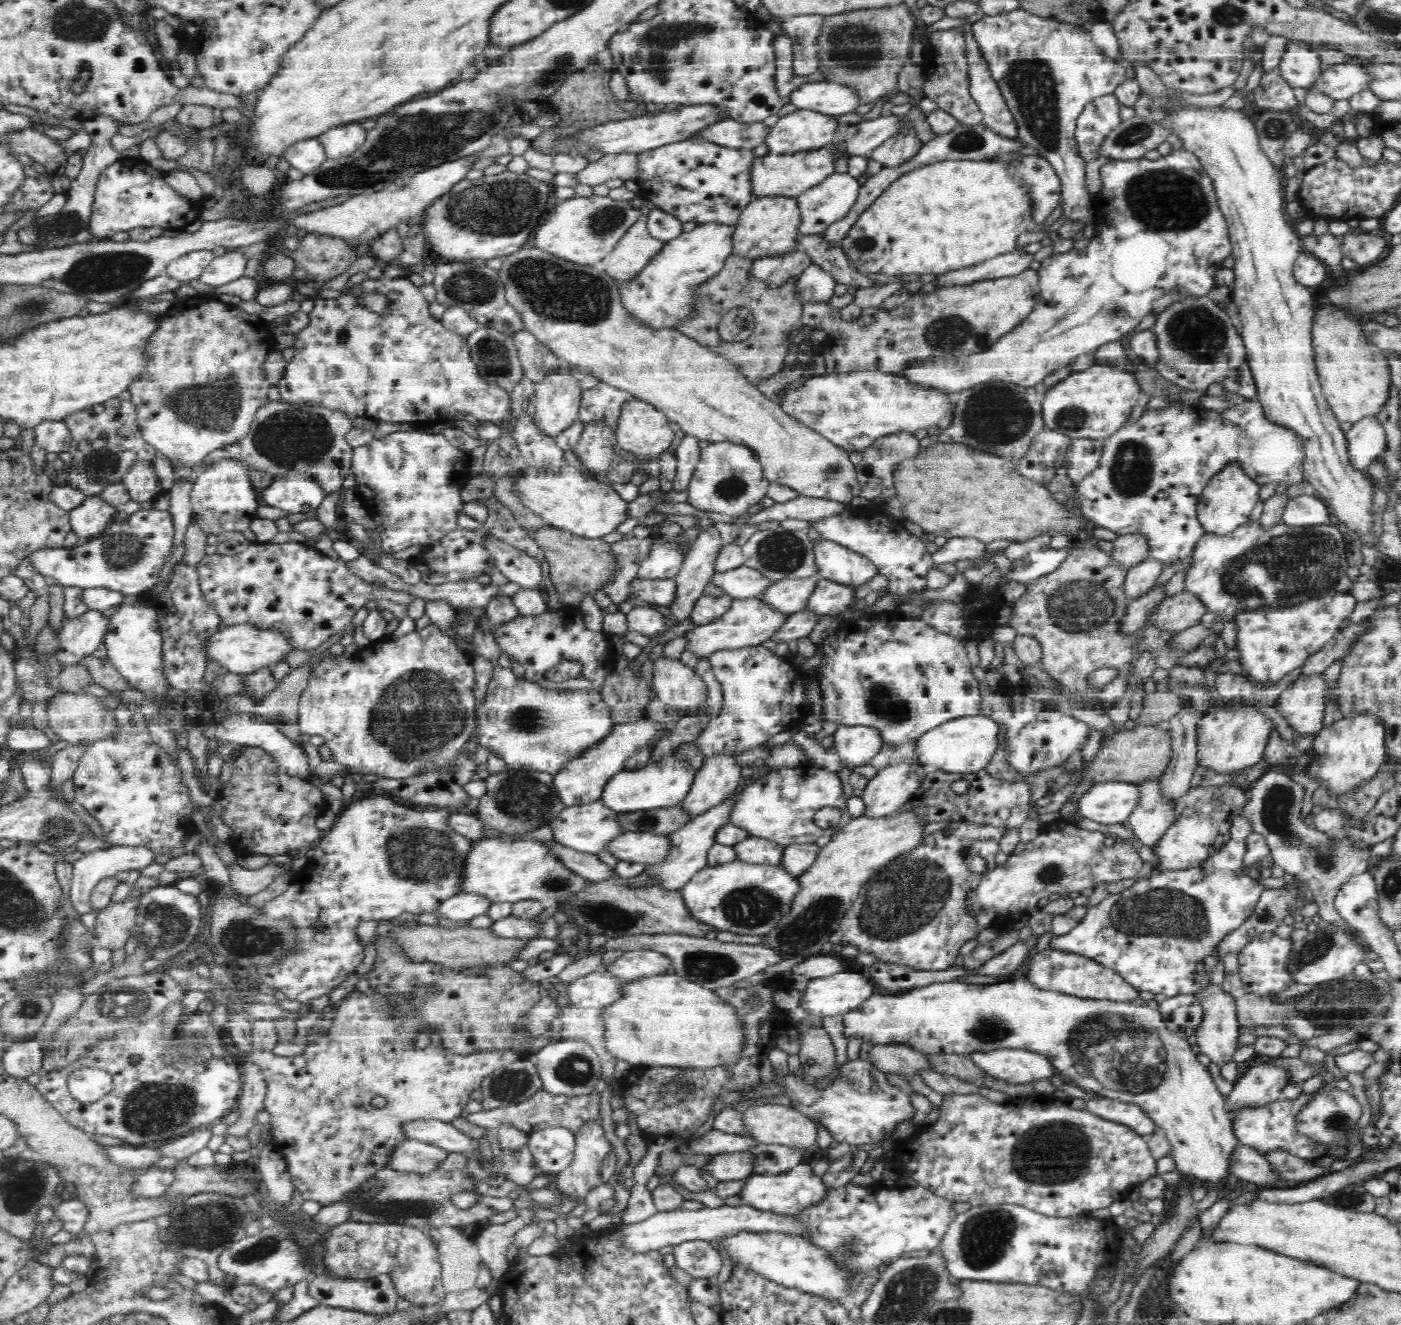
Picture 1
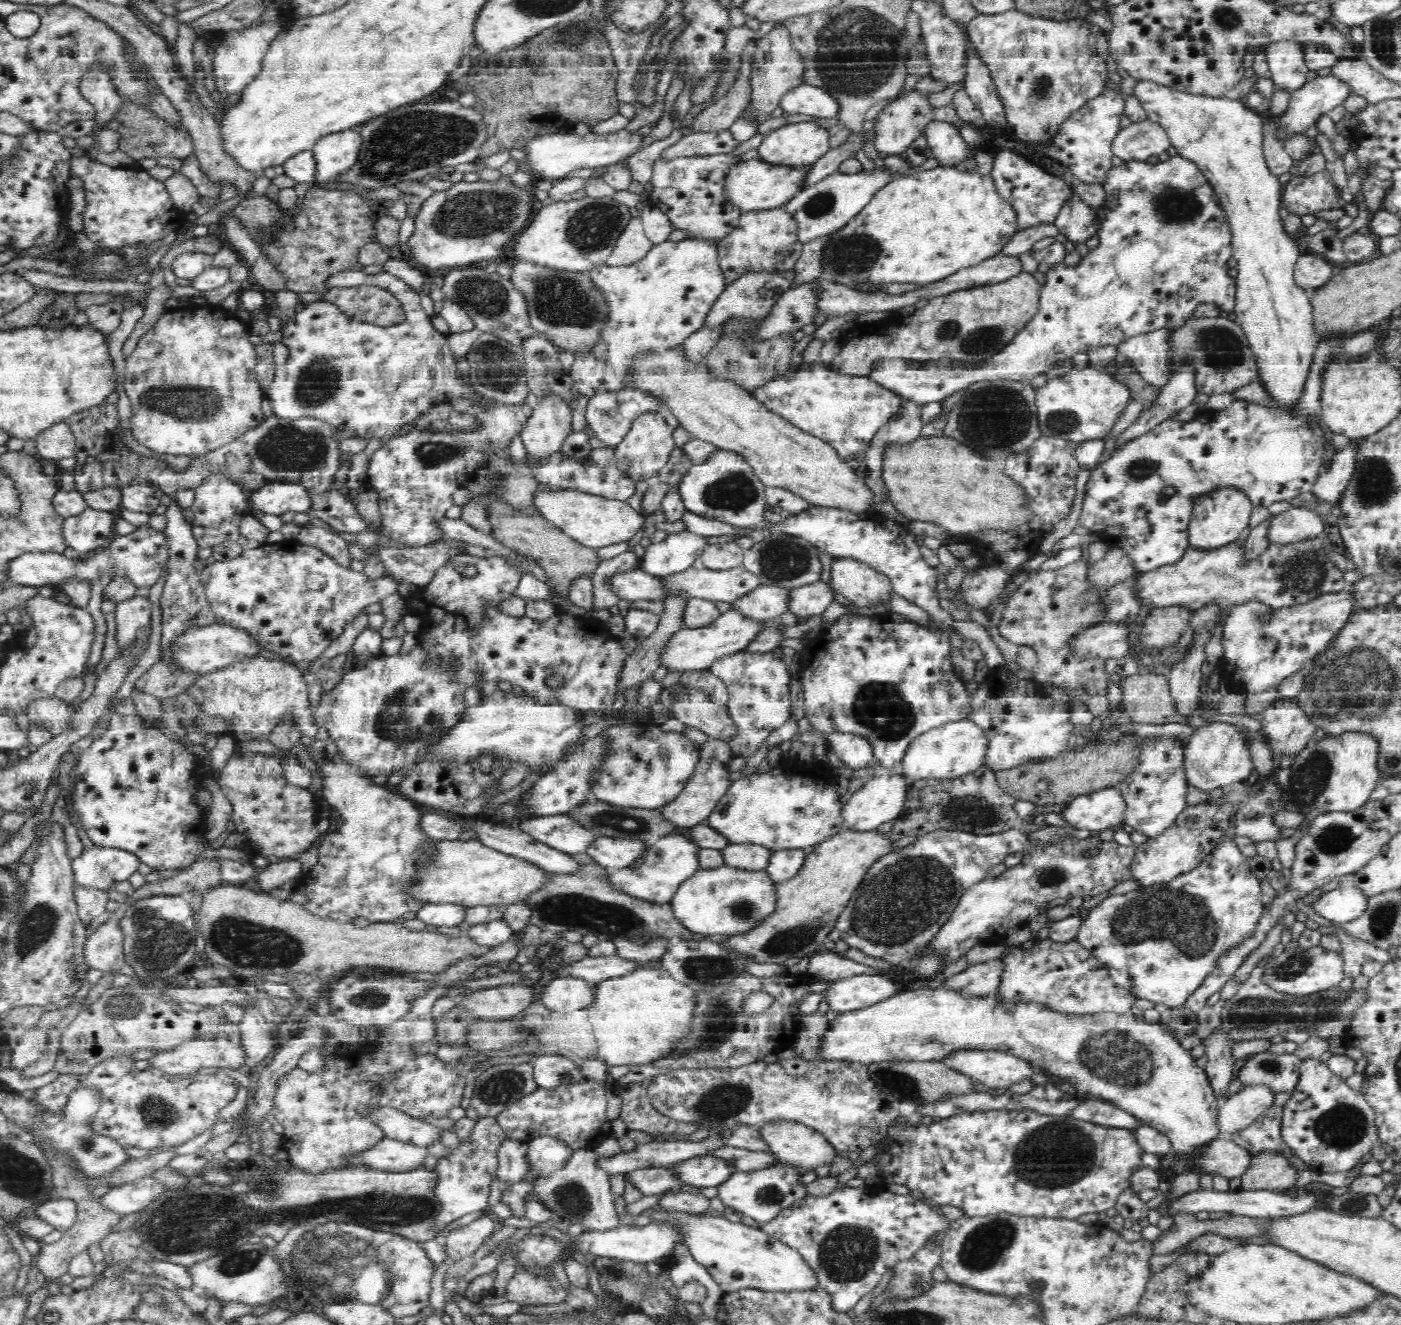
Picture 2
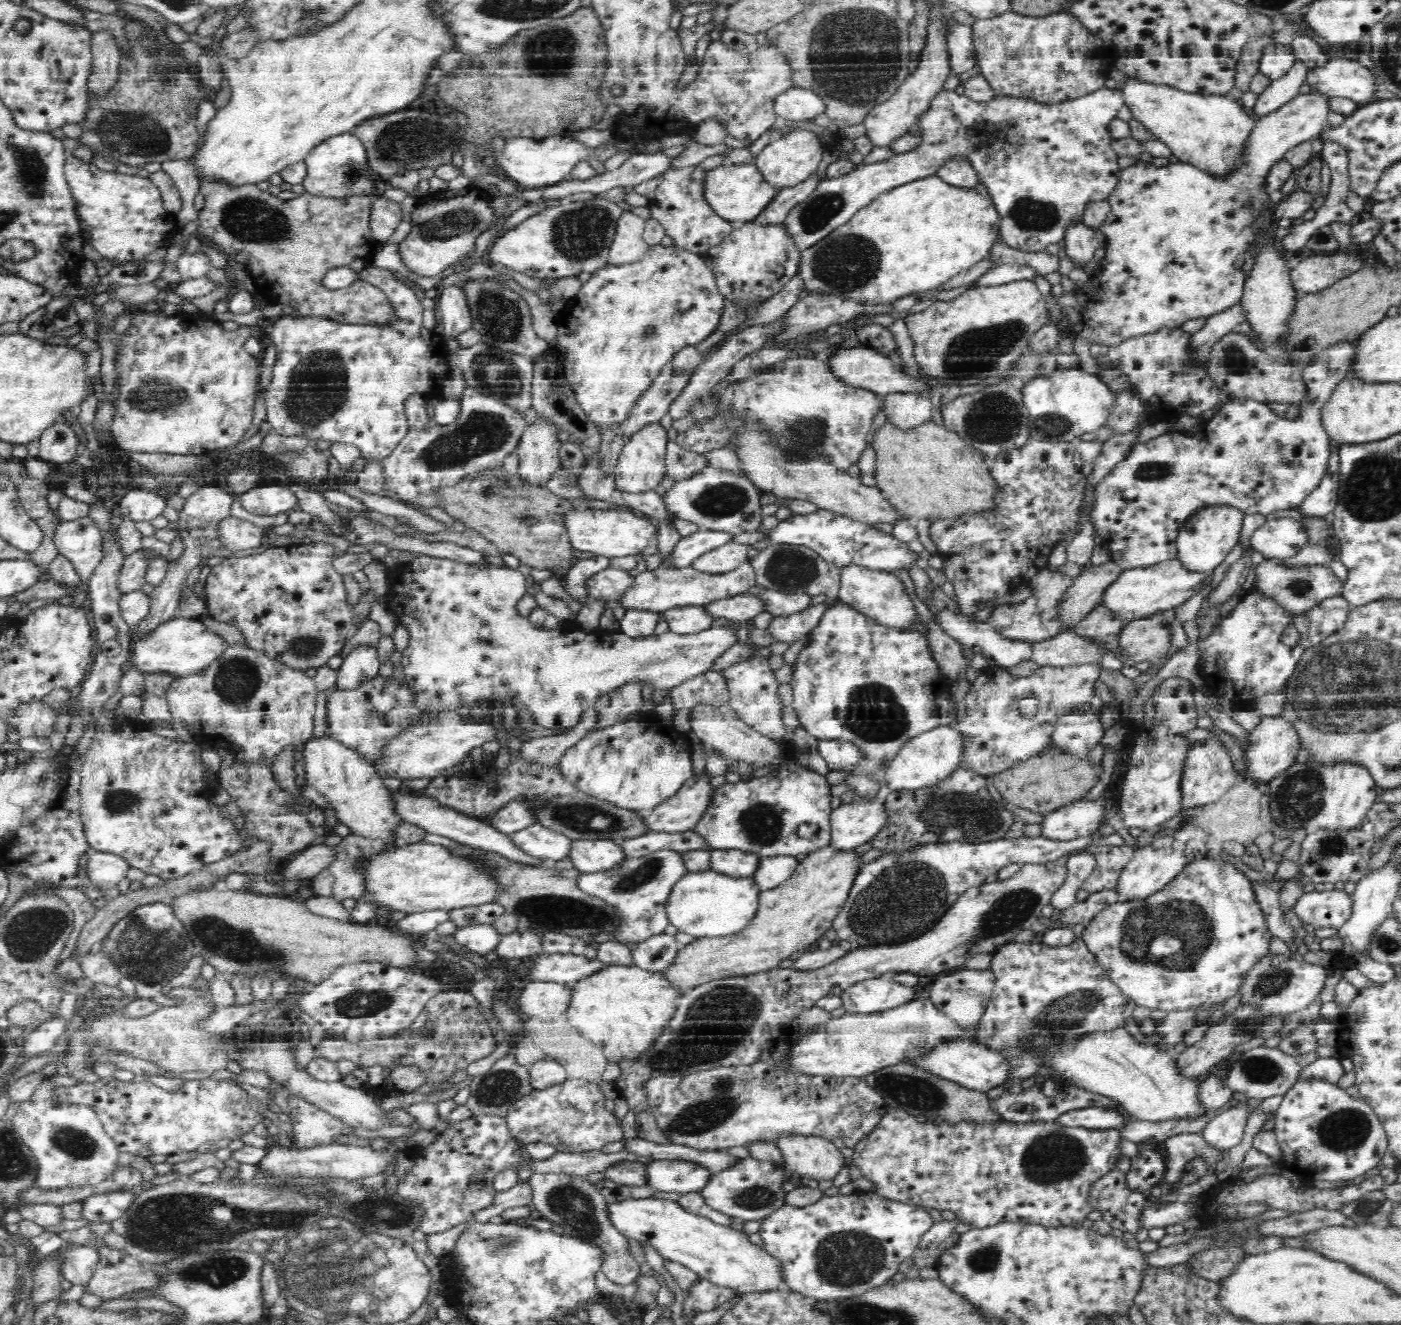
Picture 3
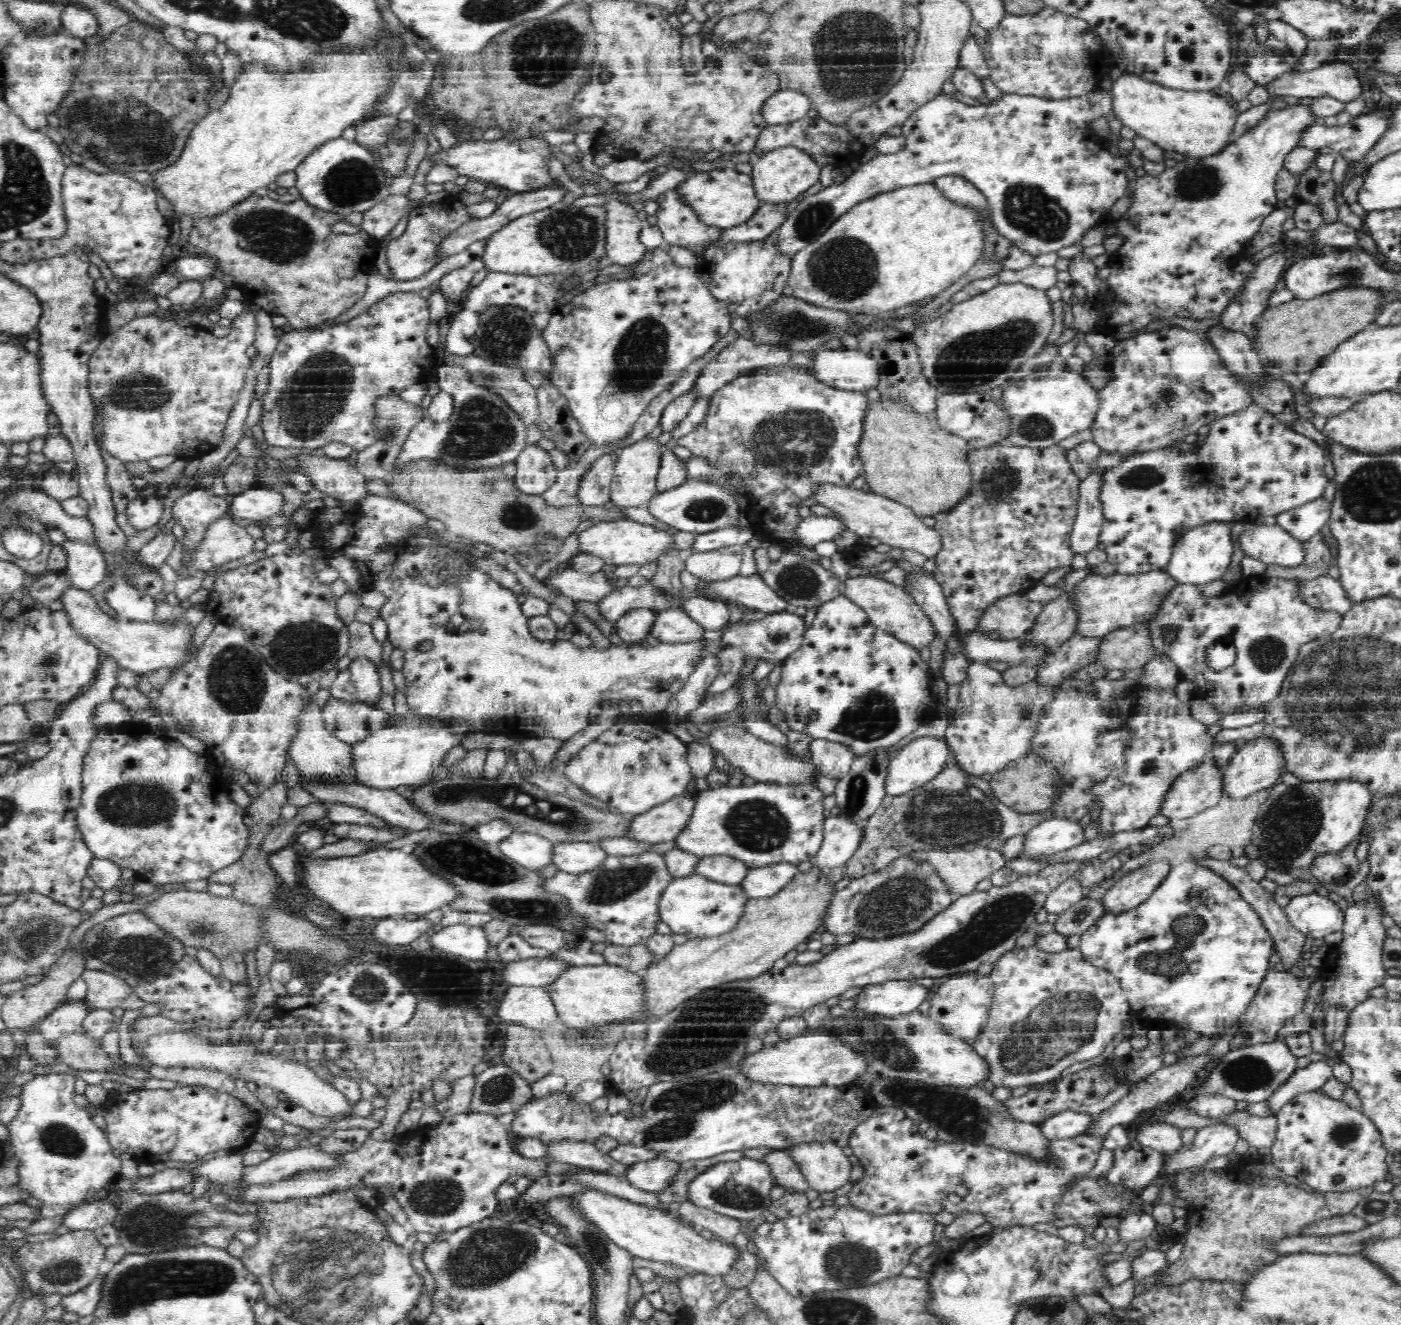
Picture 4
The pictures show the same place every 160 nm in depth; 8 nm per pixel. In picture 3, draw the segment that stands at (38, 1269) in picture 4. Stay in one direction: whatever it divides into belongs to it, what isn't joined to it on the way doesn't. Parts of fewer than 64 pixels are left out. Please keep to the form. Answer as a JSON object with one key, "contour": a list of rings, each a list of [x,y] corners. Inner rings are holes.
{"contour":[[[78,1246],[62,1264],[64,1279],[74,1285],[86,1285],[94,1277],[95,1268],[99,1265],[99,1255],[94,1247]]]}

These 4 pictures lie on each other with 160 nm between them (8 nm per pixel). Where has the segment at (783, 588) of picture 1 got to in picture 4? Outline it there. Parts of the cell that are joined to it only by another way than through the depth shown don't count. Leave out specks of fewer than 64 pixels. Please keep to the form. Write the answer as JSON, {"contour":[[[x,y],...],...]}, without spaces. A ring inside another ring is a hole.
{"contour":[[[698,596],[688,599],[682,607],[708,630],[722,630],[730,624],[730,606],[724,601]]]}

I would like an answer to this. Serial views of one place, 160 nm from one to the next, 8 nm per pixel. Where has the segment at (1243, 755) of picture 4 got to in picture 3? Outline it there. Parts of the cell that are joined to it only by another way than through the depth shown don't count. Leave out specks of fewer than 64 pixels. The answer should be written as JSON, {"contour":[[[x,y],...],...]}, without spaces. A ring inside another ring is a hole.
{"contour":[[[1280,714],[1263,716],[1260,724],[1255,726],[1252,730],[1252,736],[1250,736],[1250,748],[1248,748],[1247,754],[1248,772],[1244,778],[1253,778],[1254,782],[1264,787],[1278,774],[1285,772],[1296,763],[1298,752],[1303,749],[1303,746],[1300,733],[1284,716]]]}

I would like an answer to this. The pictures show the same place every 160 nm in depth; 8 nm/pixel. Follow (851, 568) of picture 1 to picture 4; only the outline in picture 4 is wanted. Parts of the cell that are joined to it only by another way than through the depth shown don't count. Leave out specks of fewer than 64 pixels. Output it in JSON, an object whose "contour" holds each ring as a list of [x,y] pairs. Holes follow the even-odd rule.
{"contour":[[[871,574],[852,576],[847,578],[844,584],[843,595],[863,608],[875,627],[894,633],[894,636],[901,637],[902,640],[917,645],[920,649],[927,646],[936,635],[935,629],[932,628],[932,623],[922,610],[921,605],[917,603],[905,587],[874,577]]]}

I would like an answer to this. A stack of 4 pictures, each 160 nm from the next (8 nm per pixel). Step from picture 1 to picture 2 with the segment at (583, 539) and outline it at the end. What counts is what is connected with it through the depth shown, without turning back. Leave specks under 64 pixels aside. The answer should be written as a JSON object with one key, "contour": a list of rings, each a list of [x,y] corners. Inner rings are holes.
{"contour":[[[492,491],[489,494],[491,533],[498,541],[508,547],[518,550],[521,554],[529,554],[534,558],[534,564],[539,565],[547,574],[547,584],[560,600],[571,600],[569,592],[580,578],[592,580],[602,560],[598,549],[584,545],[572,539],[564,531],[546,522],[534,508],[526,511],[514,511],[504,501],[500,501]]]}

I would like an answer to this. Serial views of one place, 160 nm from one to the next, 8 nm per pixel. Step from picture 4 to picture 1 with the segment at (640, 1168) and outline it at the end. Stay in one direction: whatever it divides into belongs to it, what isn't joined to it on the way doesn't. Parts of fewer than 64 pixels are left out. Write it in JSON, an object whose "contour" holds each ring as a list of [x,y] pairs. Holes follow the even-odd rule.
{"contour":[[[752,1150],[722,1153],[709,1162],[711,1174],[718,1181],[747,1179],[755,1174],[756,1154]]]}

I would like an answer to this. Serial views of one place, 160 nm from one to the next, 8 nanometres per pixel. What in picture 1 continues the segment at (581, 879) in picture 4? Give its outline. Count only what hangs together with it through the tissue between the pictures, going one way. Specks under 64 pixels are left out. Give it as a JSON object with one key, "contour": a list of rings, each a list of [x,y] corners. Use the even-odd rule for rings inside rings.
{"contour":[[[765,762],[758,767],[750,777],[742,779],[739,786],[732,790],[733,792],[730,793],[721,804],[710,808],[698,817],[694,817],[692,822],[670,834],[672,835],[673,851],[669,858],[666,859],[665,862],[648,866],[648,873],[655,874],[659,878],[659,886],[668,889],[684,887],[700,870],[707,868],[709,865],[707,860],[710,847],[717,842],[719,828],[730,823],[730,816],[732,816],[734,806],[738,804],[738,798],[740,798],[752,784],[756,784],[758,780],[762,780],[762,778],[766,778],[766,776],[782,769],[784,769],[784,767],[772,767],[772,765],[768,765],[768,763]]]}

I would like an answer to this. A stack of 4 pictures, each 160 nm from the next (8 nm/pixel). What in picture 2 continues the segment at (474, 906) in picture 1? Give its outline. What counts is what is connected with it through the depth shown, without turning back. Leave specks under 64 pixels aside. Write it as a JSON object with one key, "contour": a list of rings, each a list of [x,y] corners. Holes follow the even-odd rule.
{"contour":[[[455,902],[426,903],[418,912],[417,918],[428,925],[458,926],[464,922],[470,906],[456,904]]]}

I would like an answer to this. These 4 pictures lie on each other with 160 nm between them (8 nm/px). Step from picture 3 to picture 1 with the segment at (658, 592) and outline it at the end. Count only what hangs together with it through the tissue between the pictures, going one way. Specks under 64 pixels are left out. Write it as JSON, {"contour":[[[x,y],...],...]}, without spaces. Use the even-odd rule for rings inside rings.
{"contour":[[[746,564],[741,567],[716,573],[711,582],[720,586],[726,594],[736,599],[752,598],[768,590],[775,582],[768,578],[762,571]]]}

